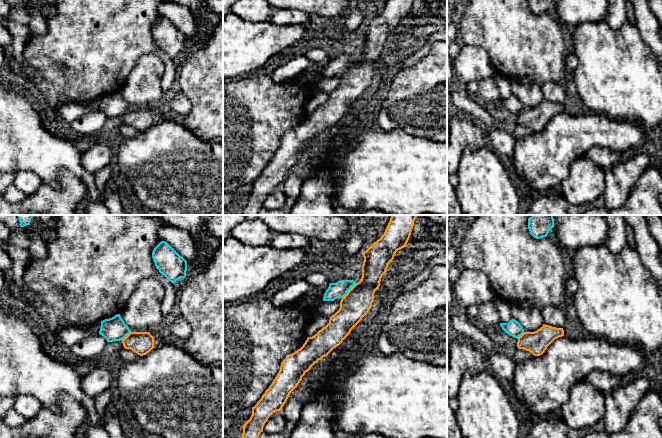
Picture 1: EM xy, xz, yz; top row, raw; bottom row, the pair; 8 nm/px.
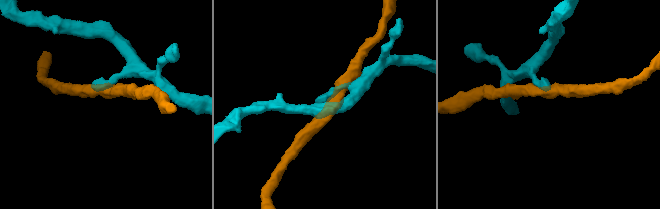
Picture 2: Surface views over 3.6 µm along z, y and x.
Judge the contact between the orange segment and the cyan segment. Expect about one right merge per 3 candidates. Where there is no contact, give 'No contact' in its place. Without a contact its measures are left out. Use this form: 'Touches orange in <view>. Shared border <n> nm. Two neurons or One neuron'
Touches orange in xz. Shared border 170 nm. Two neurons

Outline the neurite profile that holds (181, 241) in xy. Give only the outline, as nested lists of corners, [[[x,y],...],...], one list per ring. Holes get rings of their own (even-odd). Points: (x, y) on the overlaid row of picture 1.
[[[165,224],[158,230],[158,235],[187,262],[193,263],[197,259],[197,246],[192,235],[187,231]]]

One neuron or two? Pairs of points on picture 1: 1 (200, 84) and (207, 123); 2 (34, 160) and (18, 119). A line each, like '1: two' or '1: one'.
1: one
2: one

